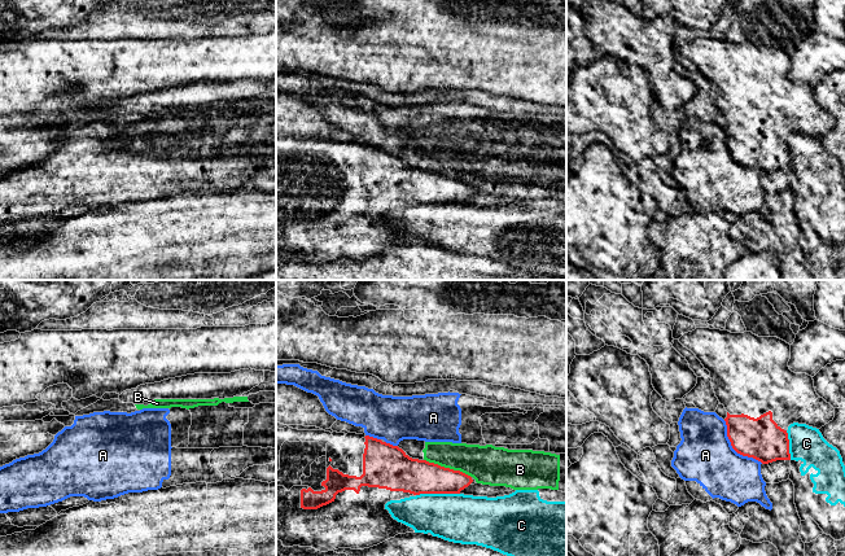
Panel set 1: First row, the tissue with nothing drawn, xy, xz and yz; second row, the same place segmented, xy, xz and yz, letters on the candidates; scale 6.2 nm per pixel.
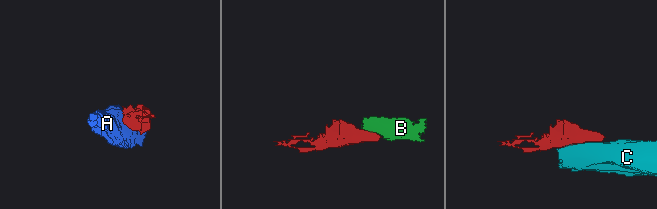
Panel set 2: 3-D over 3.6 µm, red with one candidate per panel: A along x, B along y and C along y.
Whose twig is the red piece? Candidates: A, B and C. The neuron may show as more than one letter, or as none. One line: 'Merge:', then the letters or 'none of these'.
Merge: none of these

